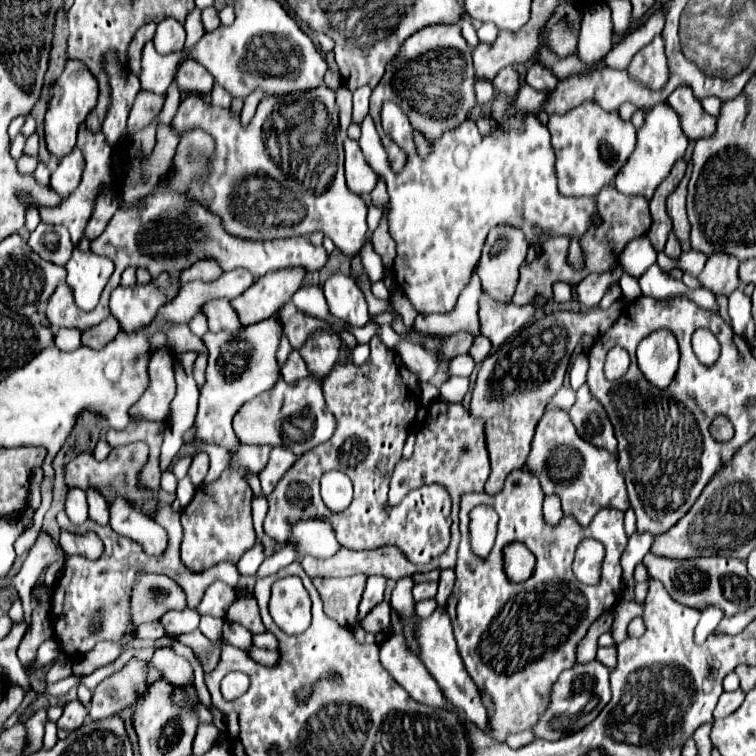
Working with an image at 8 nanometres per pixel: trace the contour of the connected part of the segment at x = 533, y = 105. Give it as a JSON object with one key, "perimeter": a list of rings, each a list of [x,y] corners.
{"perimeter":[[[525,84],[525,86],[517,92],[517,96],[515,96],[515,100],[513,100],[513,106],[521,108],[521,110],[527,110],[527,112],[539,114],[545,100],[547,100],[547,92],[537,92],[537,90],[533,90],[531,86]]]}

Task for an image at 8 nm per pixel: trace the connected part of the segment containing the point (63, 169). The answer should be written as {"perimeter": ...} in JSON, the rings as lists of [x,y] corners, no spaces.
{"perimeter":[[[73,148],[67,156],[61,158],[57,170],[51,174],[51,188],[55,188],[55,192],[59,192],[59,196],[63,198],[69,196],[81,182],[83,164],[85,164],[83,154],[79,152],[79,148]]]}

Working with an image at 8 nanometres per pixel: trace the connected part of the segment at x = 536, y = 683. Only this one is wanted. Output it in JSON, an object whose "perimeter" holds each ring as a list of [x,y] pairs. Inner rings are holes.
{"perimeter":[[[515,470],[507,476],[507,484],[503,486],[503,492],[495,496],[487,496],[485,492],[481,494],[467,494],[461,500],[461,544],[459,544],[459,556],[457,556],[457,566],[455,566],[455,586],[453,592],[445,604],[451,624],[455,630],[455,640],[459,646],[459,652],[463,656],[463,664],[469,676],[477,684],[481,684],[481,692],[487,694],[493,700],[495,714],[489,716],[489,726],[491,730],[487,736],[493,740],[505,742],[505,738],[513,732],[521,732],[531,728],[539,714],[547,706],[547,696],[553,686],[553,682],[559,678],[559,674],[575,664],[575,646],[577,642],[585,636],[589,626],[605,614],[605,610],[611,610],[623,588],[623,570],[619,568],[619,556],[623,554],[623,548],[627,546],[627,536],[623,530],[623,512],[621,510],[603,510],[595,516],[595,520],[587,526],[581,528],[577,526],[575,520],[571,518],[561,518],[557,526],[547,526],[543,522],[543,512],[541,512],[541,502],[543,502],[543,492],[539,486],[539,480],[531,476],[527,470]],[[475,506],[491,506],[499,514],[499,528],[495,544],[489,552],[487,558],[479,558],[471,550],[471,538],[469,538],[469,512]],[[585,538],[595,538],[603,544],[605,548],[605,558],[601,564],[601,582],[597,586],[585,586],[583,582],[575,580],[571,572],[571,562],[575,556],[575,550],[581,540]],[[521,542],[525,544],[537,558],[535,572],[531,574],[529,580],[521,584],[513,584],[505,578],[503,572],[503,548],[507,544]]]}

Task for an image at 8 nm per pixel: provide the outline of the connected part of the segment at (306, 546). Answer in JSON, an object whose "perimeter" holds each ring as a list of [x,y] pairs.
{"perimeter":[[[305,520],[295,524],[291,542],[299,544],[299,556],[311,554],[315,558],[331,558],[341,548],[331,526],[323,520]]]}

